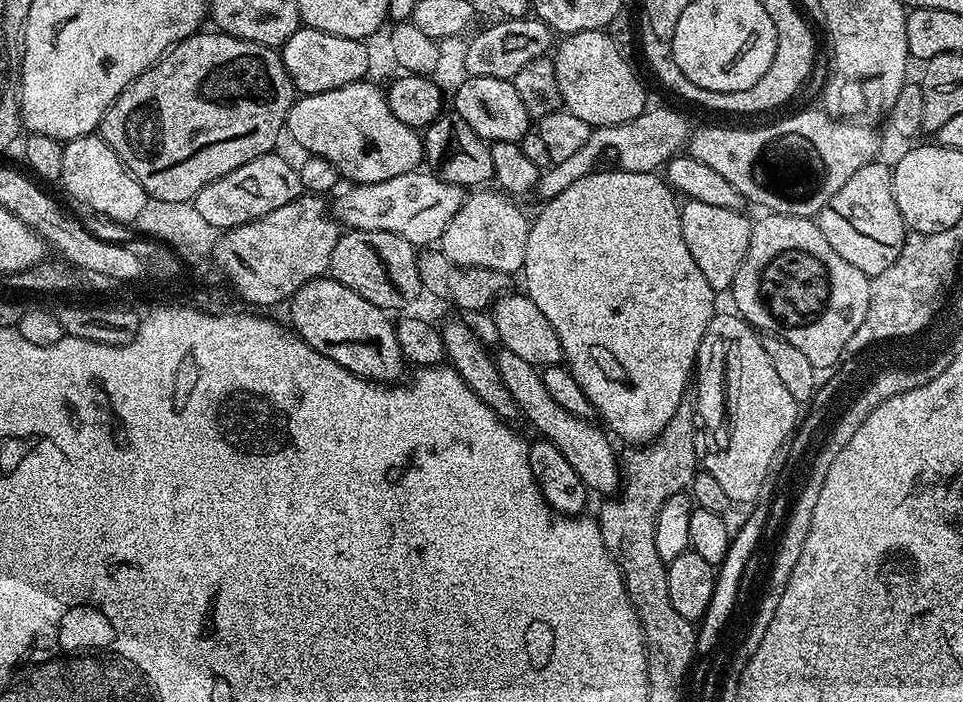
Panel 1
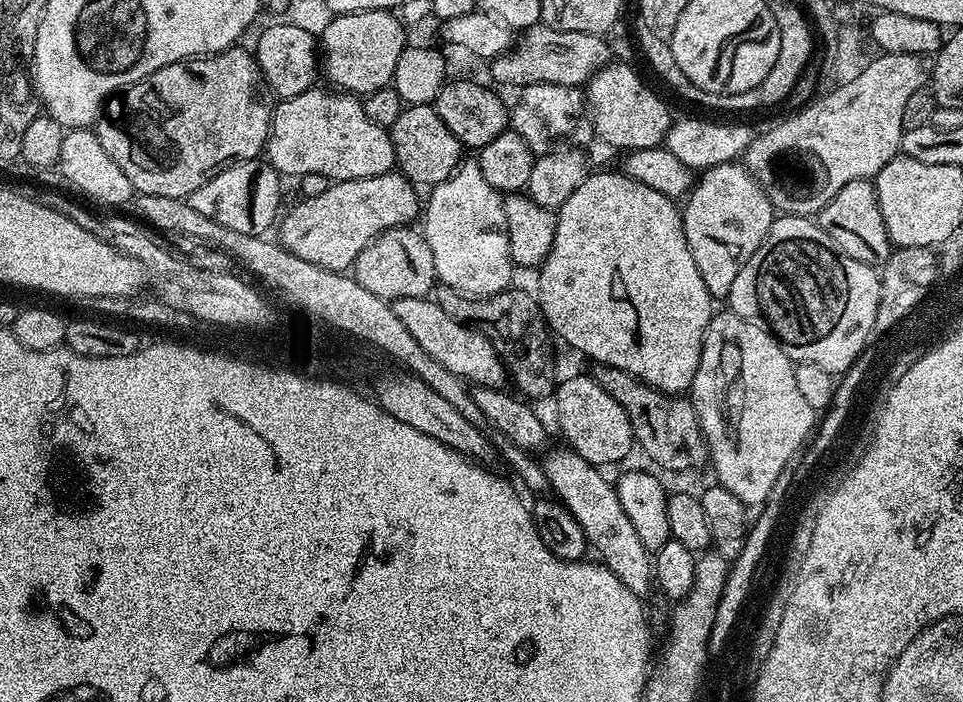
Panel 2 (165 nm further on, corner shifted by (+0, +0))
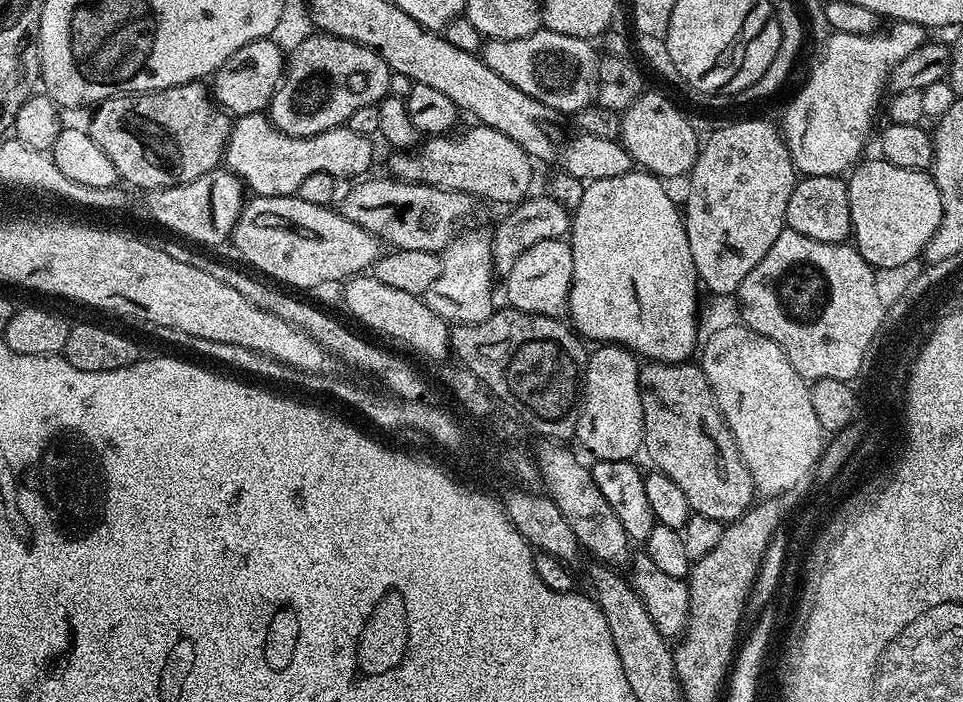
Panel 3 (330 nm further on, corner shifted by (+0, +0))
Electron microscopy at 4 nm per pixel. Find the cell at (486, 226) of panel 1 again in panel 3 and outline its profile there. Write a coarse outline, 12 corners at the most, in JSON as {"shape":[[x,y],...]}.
{"shape":[[457,235],[423,300],[452,324],[492,315],[492,237]]}

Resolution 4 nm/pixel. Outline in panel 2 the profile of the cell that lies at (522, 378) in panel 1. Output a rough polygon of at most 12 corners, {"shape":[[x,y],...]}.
{"shape":[[435,299],[392,308],[414,339],[469,385],[503,389],[510,373],[483,332]]}

